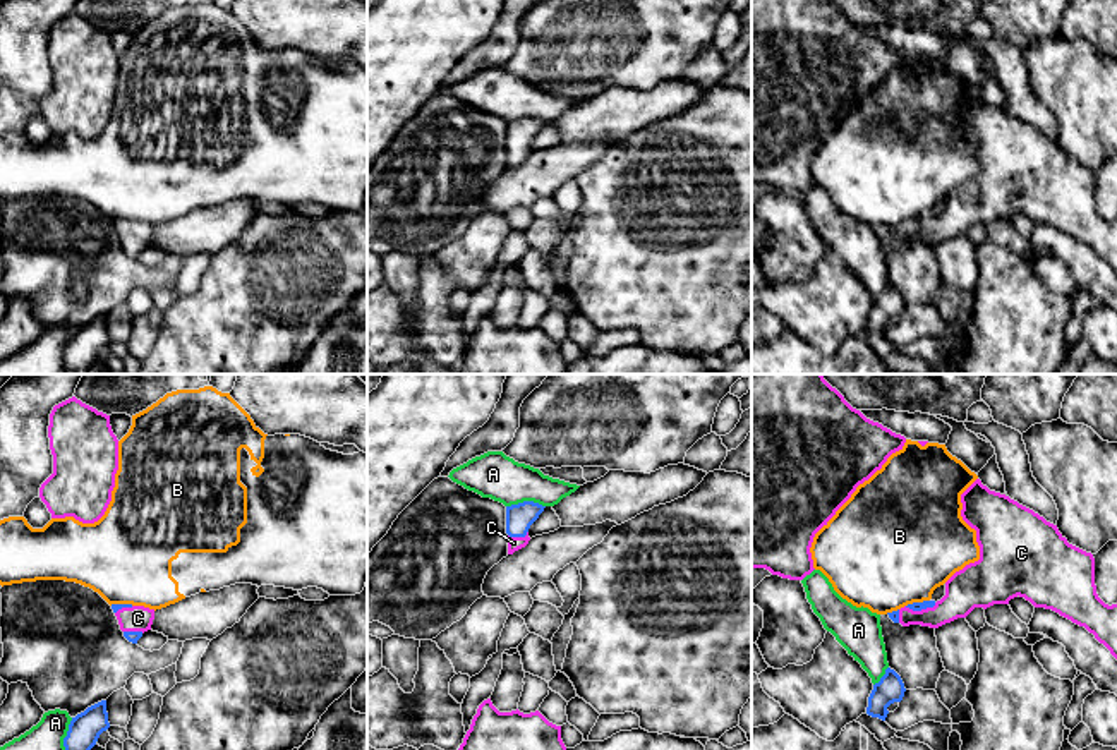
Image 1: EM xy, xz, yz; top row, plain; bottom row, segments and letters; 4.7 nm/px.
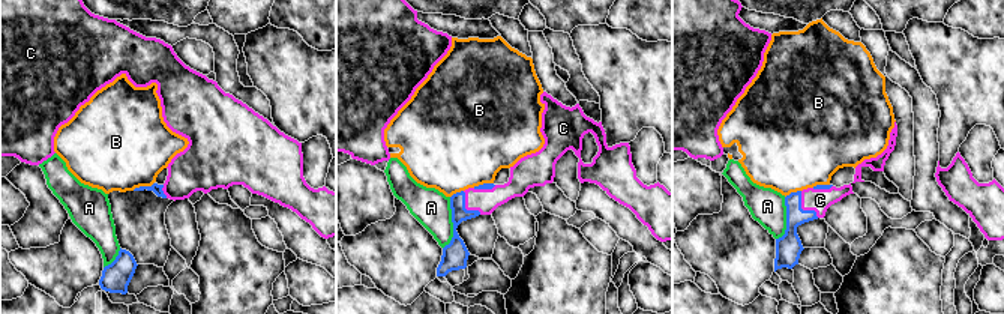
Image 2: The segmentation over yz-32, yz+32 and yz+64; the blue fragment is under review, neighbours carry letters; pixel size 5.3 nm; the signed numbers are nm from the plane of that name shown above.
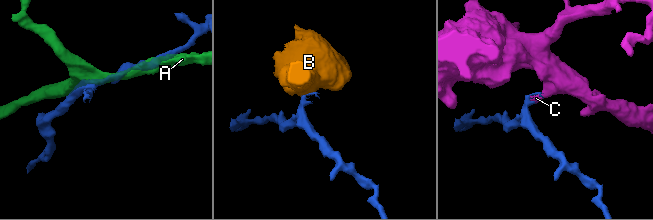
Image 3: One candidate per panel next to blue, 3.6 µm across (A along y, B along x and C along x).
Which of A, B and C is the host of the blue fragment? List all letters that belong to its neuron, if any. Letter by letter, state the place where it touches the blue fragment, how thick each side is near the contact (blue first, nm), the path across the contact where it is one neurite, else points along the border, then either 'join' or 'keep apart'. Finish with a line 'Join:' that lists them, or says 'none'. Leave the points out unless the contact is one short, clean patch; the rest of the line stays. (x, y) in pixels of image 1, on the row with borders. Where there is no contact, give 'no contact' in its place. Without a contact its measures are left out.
A: meets blue in xz at (525, 502); 130 nm thick on the blue side, 220 nm on the other; keep apart
B: meets blue in yz at (917, 603); 50 nm thick on the blue side, 480 nm on the other; border along yz (929, 599), (906, 606); keep apart
C: meets blue in yz at (920, 610); 50 nm thick on the blue side, 190 nm on the other; runs through yz (917, 606), (920, 610), (946, 610), (966, 589); join
Join: C

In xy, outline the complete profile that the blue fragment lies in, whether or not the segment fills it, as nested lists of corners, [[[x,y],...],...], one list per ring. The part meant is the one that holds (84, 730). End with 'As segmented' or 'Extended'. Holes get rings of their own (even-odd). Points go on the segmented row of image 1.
[[[101,700],[72,717],[63,747],[65,750],[91,750],[108,728],[106,700]]]. As segmented

